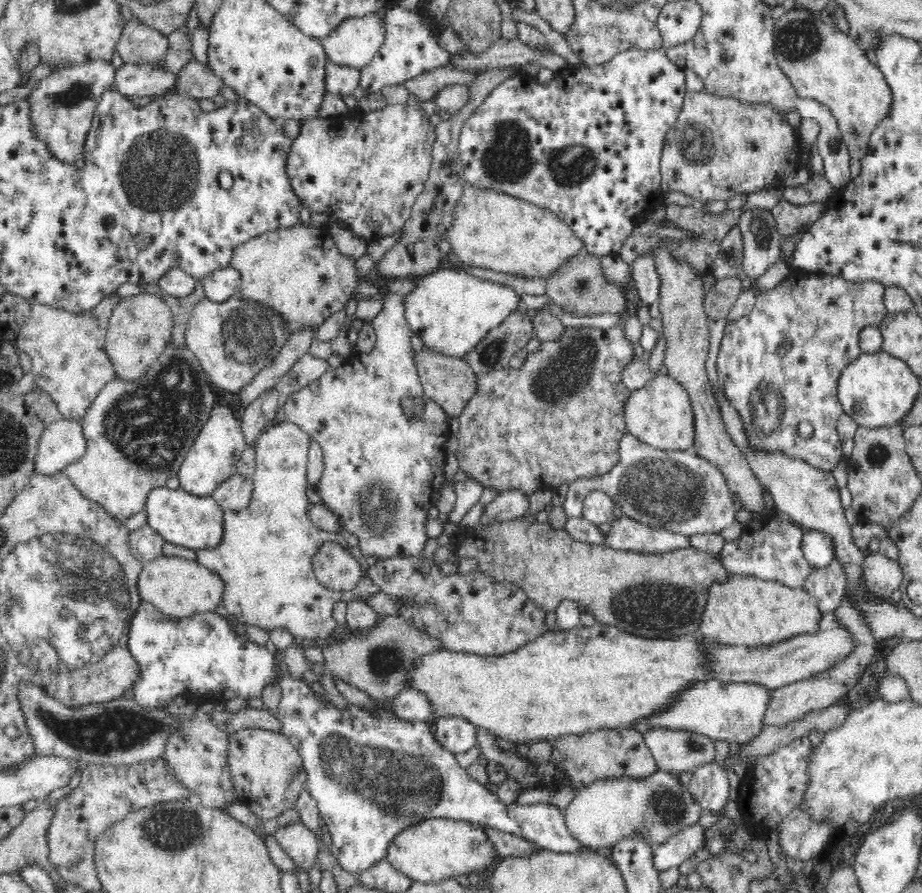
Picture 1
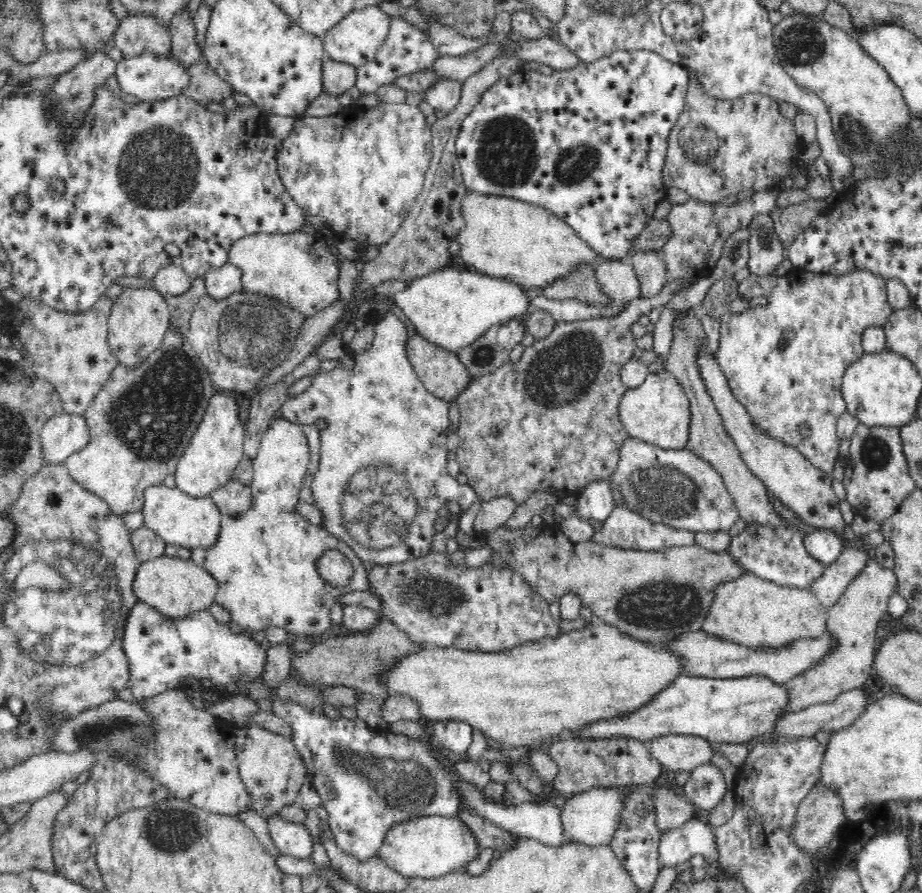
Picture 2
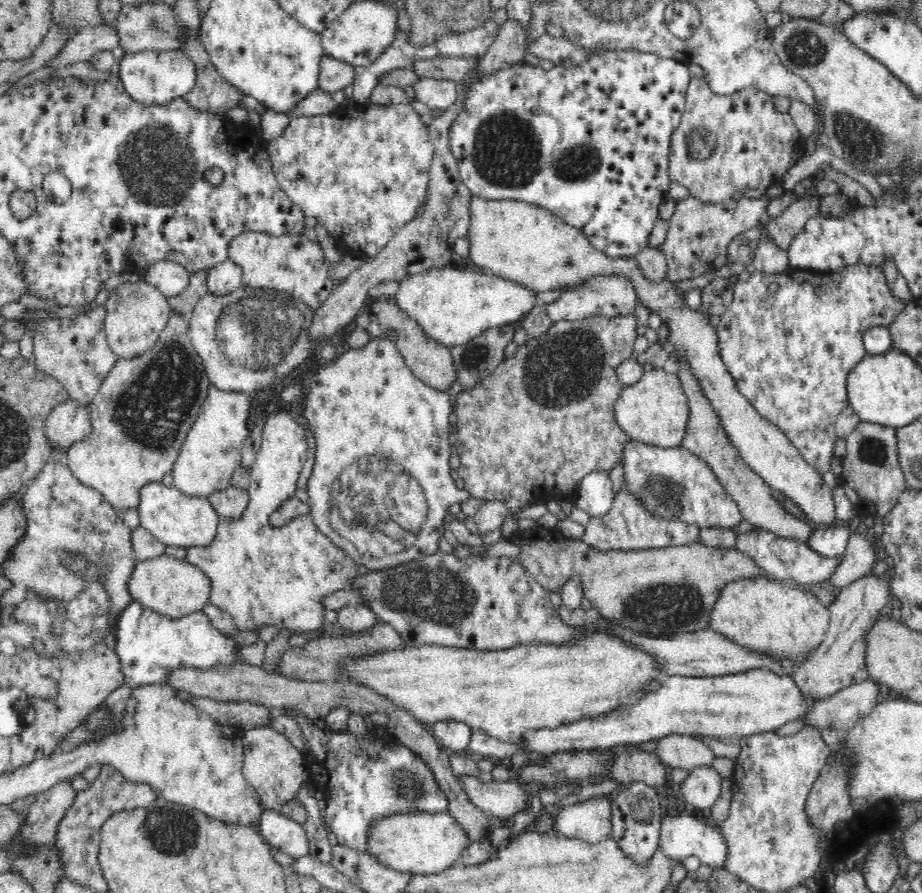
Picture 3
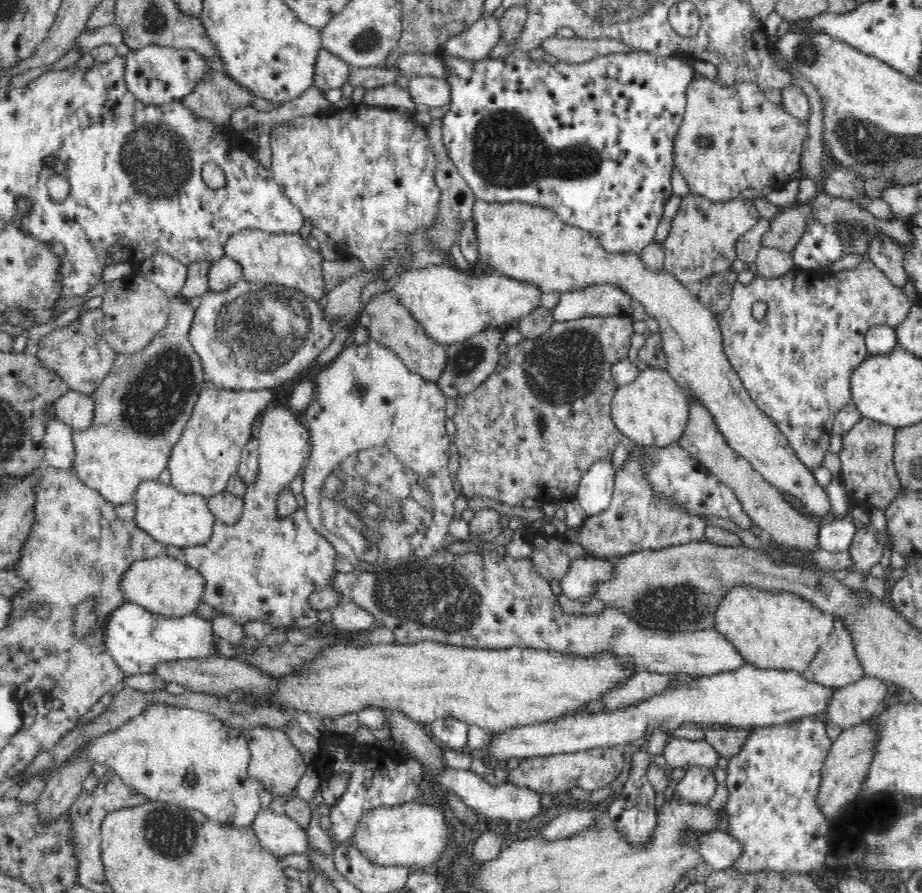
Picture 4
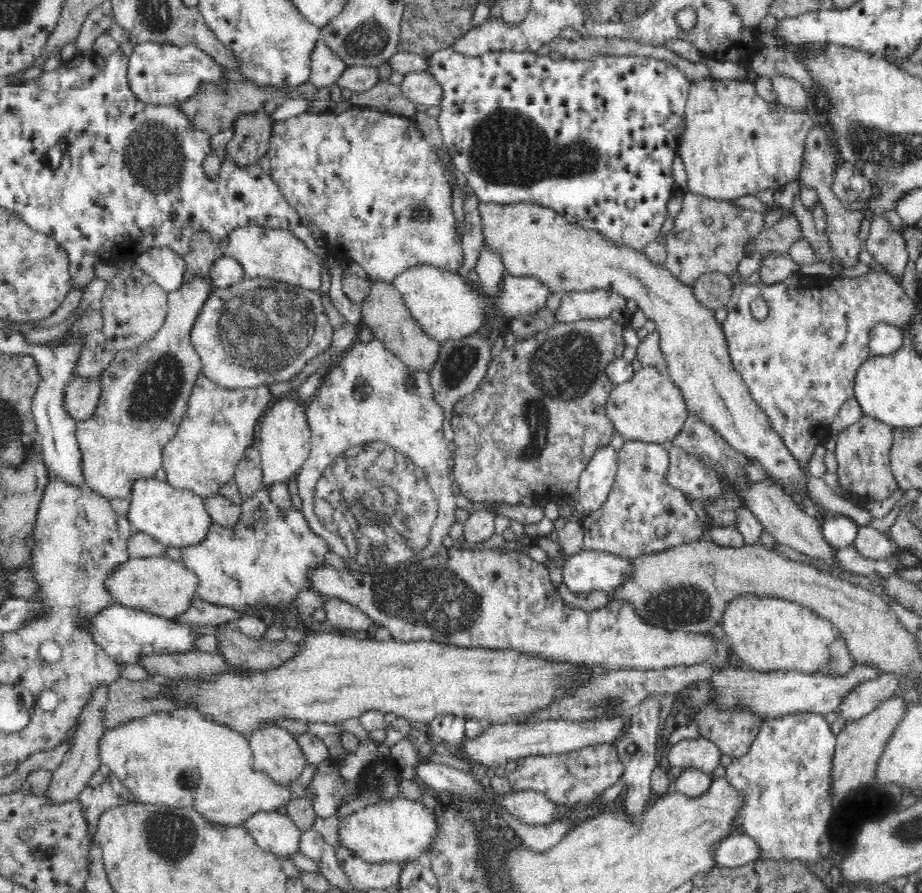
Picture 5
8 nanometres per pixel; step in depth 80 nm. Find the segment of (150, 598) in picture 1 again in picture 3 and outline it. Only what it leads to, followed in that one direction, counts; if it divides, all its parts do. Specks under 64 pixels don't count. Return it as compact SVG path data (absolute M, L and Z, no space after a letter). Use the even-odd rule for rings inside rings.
M160 555L137 561L127 580L127 589L132 601L151 608L158 614L179 619L180 617L202 611L209 602L209 578L193 564L174 556Z

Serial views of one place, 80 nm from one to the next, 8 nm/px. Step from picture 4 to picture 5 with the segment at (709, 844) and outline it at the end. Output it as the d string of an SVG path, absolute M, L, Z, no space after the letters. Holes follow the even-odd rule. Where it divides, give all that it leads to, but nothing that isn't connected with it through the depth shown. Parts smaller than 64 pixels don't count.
M736 832L716 846L716 864L724 867L740 867L762 858L762 847L748 833Z

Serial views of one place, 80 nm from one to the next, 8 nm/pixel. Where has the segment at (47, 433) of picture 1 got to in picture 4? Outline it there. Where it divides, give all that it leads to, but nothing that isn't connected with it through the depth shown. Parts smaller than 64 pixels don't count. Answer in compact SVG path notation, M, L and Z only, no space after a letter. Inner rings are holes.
M70 390L56 402L56 415L72 430L85 429L92 422L95 410L95 393Z

